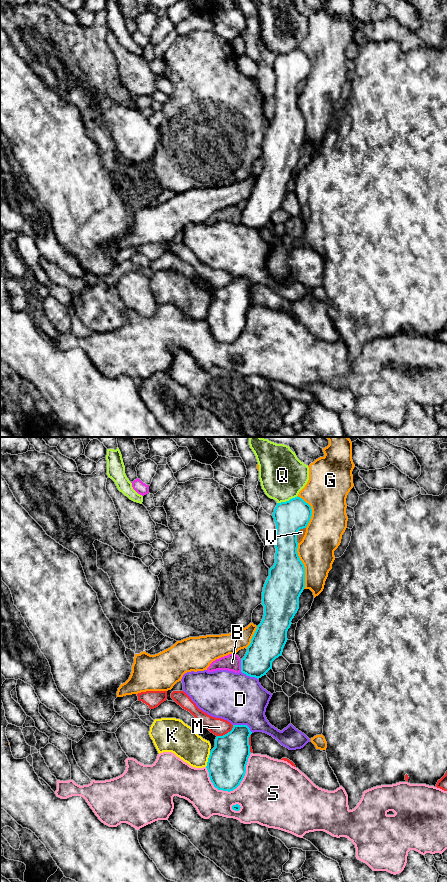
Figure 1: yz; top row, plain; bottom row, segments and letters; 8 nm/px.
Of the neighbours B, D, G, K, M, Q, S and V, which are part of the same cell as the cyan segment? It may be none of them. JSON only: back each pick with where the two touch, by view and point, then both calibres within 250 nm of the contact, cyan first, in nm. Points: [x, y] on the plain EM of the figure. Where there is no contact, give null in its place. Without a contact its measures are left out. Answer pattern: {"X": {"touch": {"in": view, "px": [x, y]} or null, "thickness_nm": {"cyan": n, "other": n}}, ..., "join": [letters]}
{"join": []}

